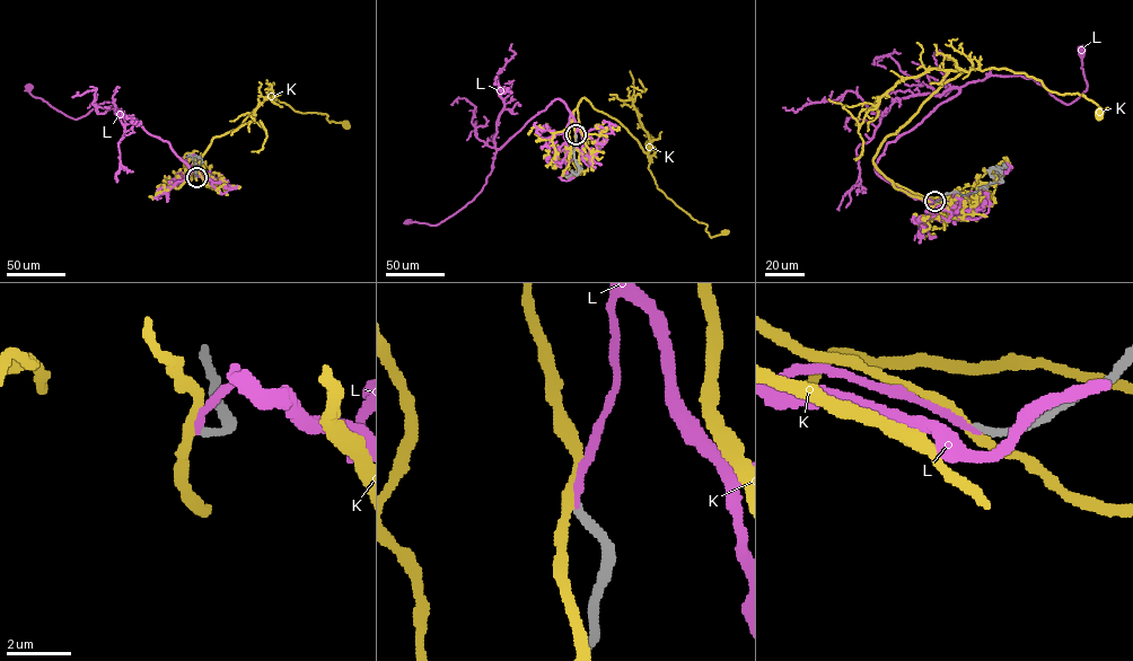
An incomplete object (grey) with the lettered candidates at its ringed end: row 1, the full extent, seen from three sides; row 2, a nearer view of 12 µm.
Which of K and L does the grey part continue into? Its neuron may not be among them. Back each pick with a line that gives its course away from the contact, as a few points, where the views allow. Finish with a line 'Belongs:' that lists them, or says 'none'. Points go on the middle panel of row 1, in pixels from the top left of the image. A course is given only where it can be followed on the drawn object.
L: via (576, 134), (572, 115), (555, 99), (497, 150), (486, 183), (472, 200), (436, 225), (407, 220)
Belongs: L

